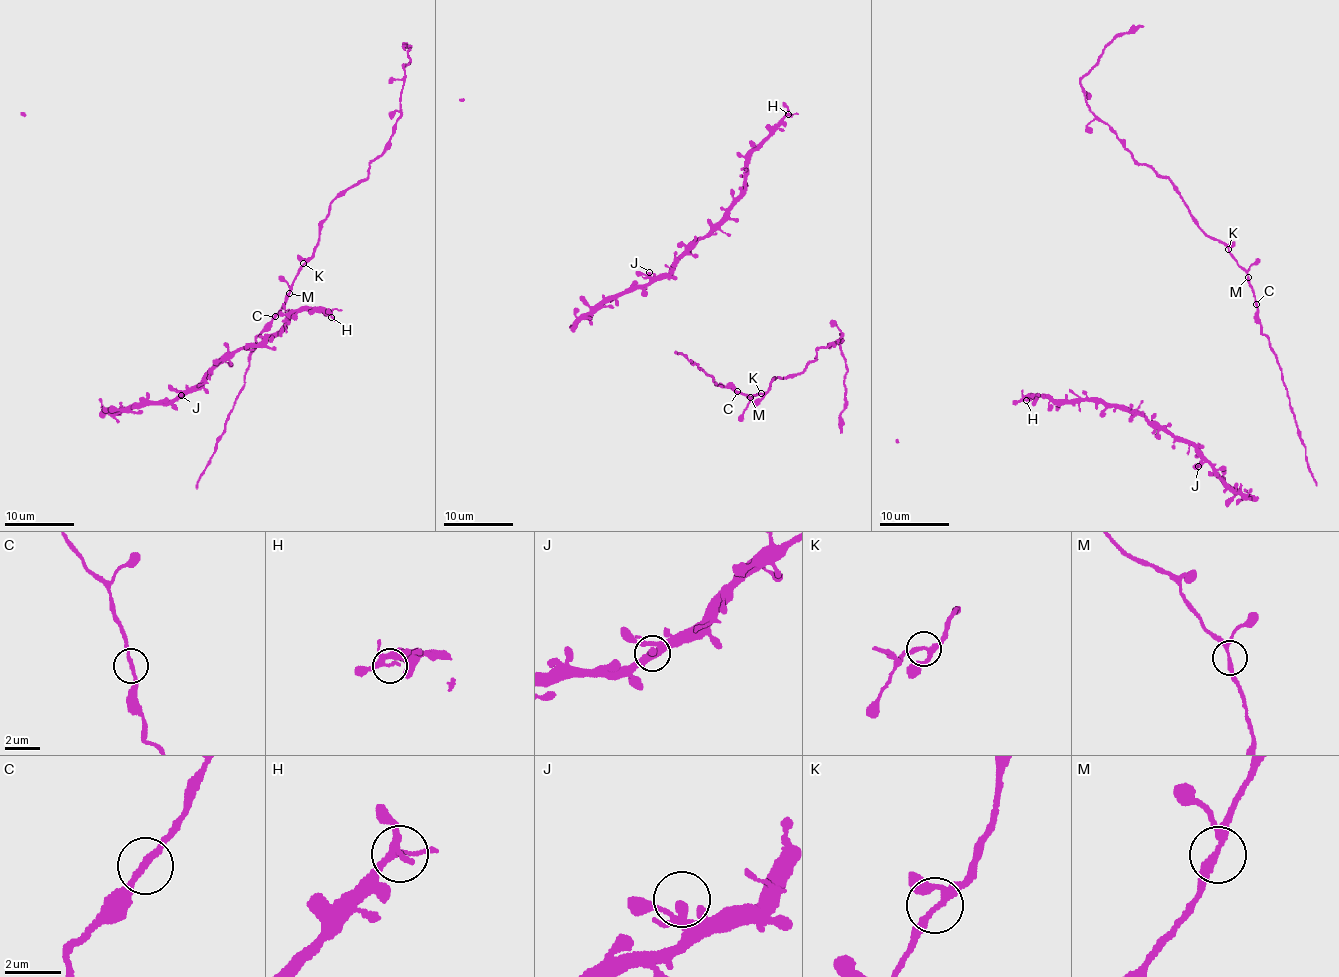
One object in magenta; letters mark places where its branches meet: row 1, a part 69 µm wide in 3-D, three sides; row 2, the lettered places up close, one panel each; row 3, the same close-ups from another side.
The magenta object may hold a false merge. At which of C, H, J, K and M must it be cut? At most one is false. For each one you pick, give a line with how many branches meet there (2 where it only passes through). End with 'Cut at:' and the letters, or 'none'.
Cut at: none

